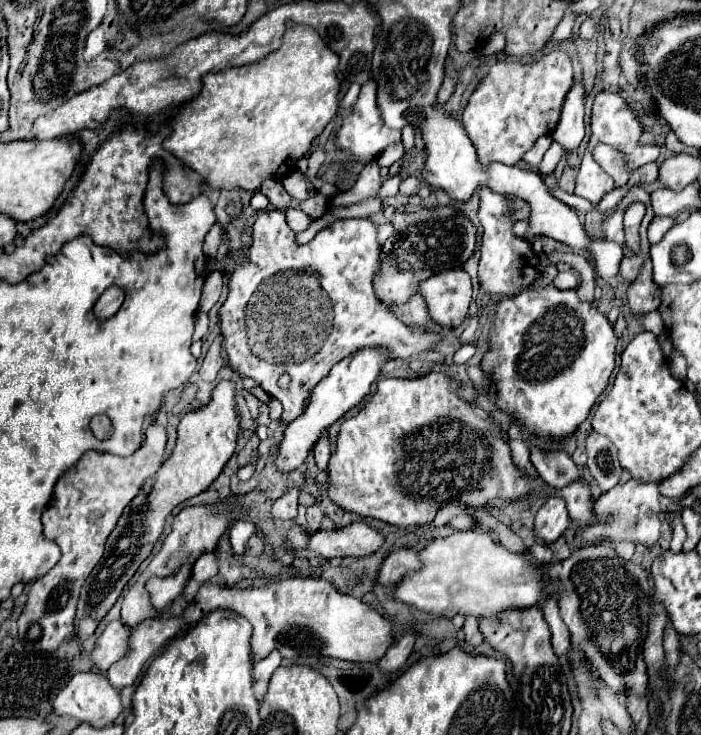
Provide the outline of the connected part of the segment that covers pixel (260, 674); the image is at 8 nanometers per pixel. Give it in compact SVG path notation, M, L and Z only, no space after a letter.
M271 652L267 658L257 660L253 666L253 676L255 680L265 680L269 682L271 674L281 666L281 654L279 652Z

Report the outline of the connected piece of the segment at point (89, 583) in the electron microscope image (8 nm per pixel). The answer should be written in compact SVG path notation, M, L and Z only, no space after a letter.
M221 380L213 390L213 398L207 406L185 414L177 428L177 434L179 438L175 450L163 462L161 470L145 482L141 494L125 508L115 532L107 540L105 554L101 556L99 564L93 568L91 576L81 588L75 616L75 636L79 640L85 640L95 632L97 624L117 602L119 594L123 592L131 576L137 572L139 564L151 554L153 544L163 532L167 514L177 504L205 492L233 456L239 434L239 418L235 410L235 382Z

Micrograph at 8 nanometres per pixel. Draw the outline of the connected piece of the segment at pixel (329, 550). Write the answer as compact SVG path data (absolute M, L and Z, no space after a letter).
M355 522L337 530L319 530L315 534L303 534L299 526L287 532L287 544L293 552L313 552L317 556L329 558L363 558L375 554L383 544L385 536L365 522Z

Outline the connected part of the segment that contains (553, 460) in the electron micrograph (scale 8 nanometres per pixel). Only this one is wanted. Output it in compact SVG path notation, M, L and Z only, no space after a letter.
M531 448L531 462L537 468L541 480L551 488L565 488L565 484L571 484L573 480L577 480L577 476L581 476L571 456L563 450L541 452L537 448Z

